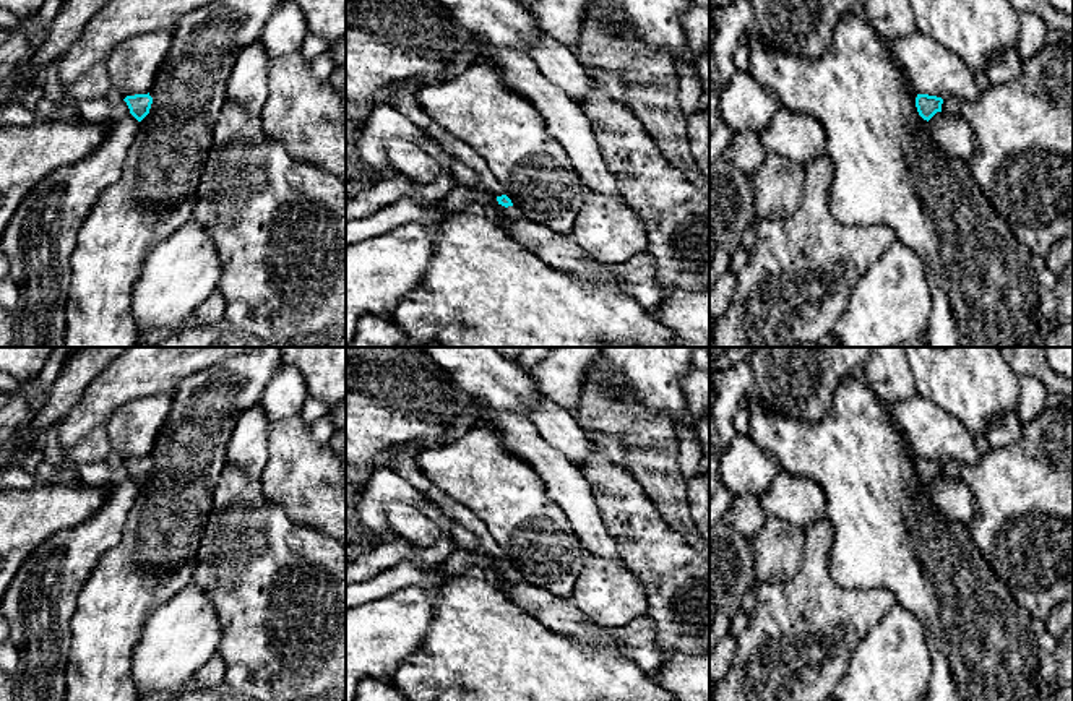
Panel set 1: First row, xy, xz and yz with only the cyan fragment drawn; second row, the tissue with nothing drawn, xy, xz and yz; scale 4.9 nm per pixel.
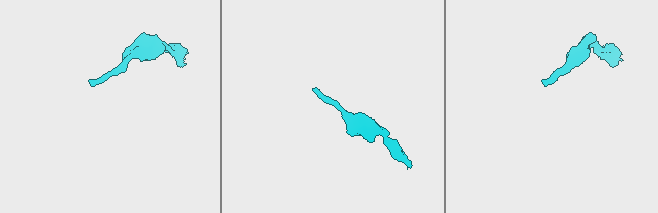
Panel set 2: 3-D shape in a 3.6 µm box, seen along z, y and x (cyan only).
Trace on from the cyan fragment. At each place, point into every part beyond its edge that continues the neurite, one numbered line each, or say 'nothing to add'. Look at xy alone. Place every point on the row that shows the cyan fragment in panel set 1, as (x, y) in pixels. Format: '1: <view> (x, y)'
nothing to add

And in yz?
nothing to add

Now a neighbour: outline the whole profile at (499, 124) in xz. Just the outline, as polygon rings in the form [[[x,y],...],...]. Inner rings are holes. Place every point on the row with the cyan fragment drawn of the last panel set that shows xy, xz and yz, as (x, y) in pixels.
[[[487,60],[472,62],[455,80],[424,86],[416,97],[435,123],[489,164],[513,206],[529,221],[558,234],[571,234],[583,208],[584,187],[567,151],[547,131],[541,112],[503,83],[495,65]]]

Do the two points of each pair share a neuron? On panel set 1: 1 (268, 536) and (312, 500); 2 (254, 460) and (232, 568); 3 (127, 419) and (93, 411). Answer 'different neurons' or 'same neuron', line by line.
1: different neurons
2: different neurons
3: different neurons

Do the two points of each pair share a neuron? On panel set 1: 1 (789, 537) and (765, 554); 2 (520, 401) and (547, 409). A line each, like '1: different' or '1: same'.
1: same
2: different

